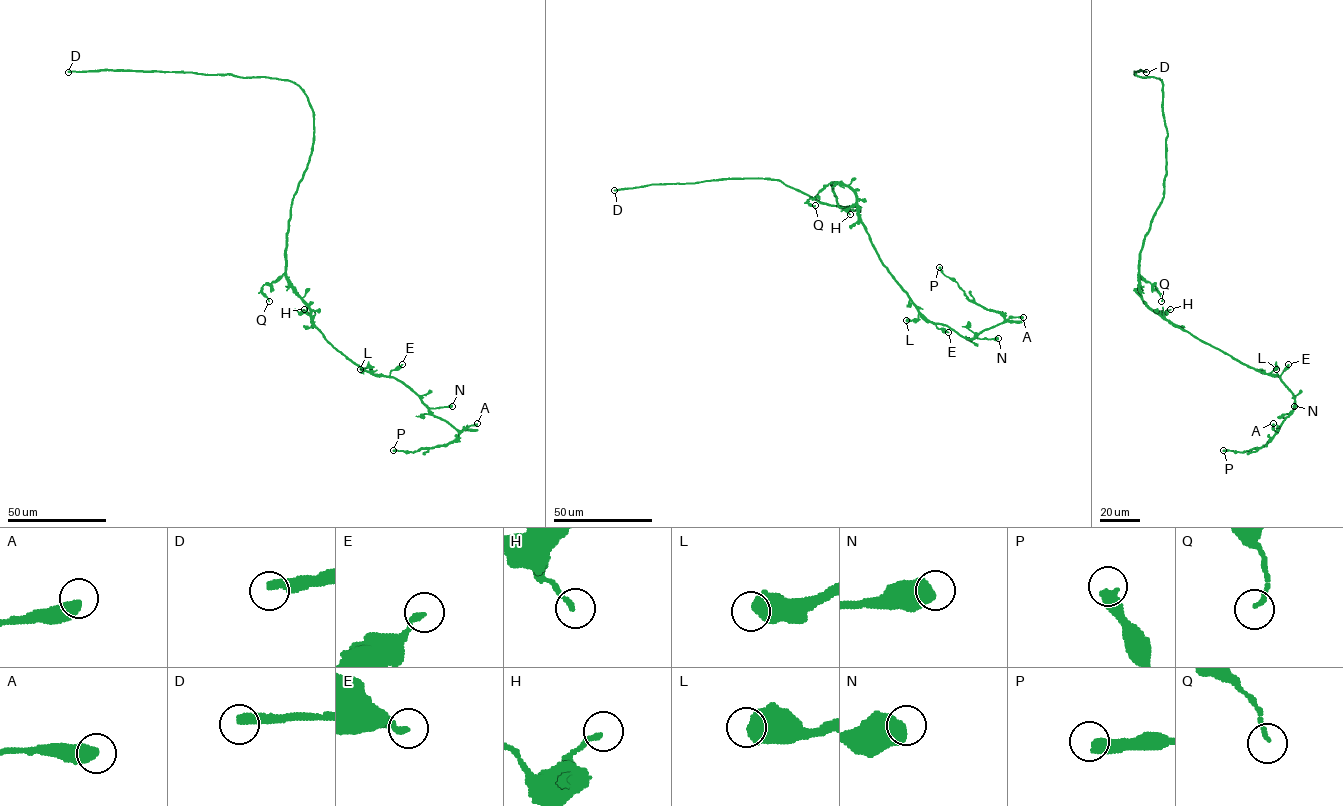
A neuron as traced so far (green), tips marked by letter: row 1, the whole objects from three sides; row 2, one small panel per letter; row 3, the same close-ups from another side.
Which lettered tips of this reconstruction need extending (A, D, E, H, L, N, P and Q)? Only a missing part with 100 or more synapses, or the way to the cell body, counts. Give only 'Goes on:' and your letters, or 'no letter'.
Goes on: D

